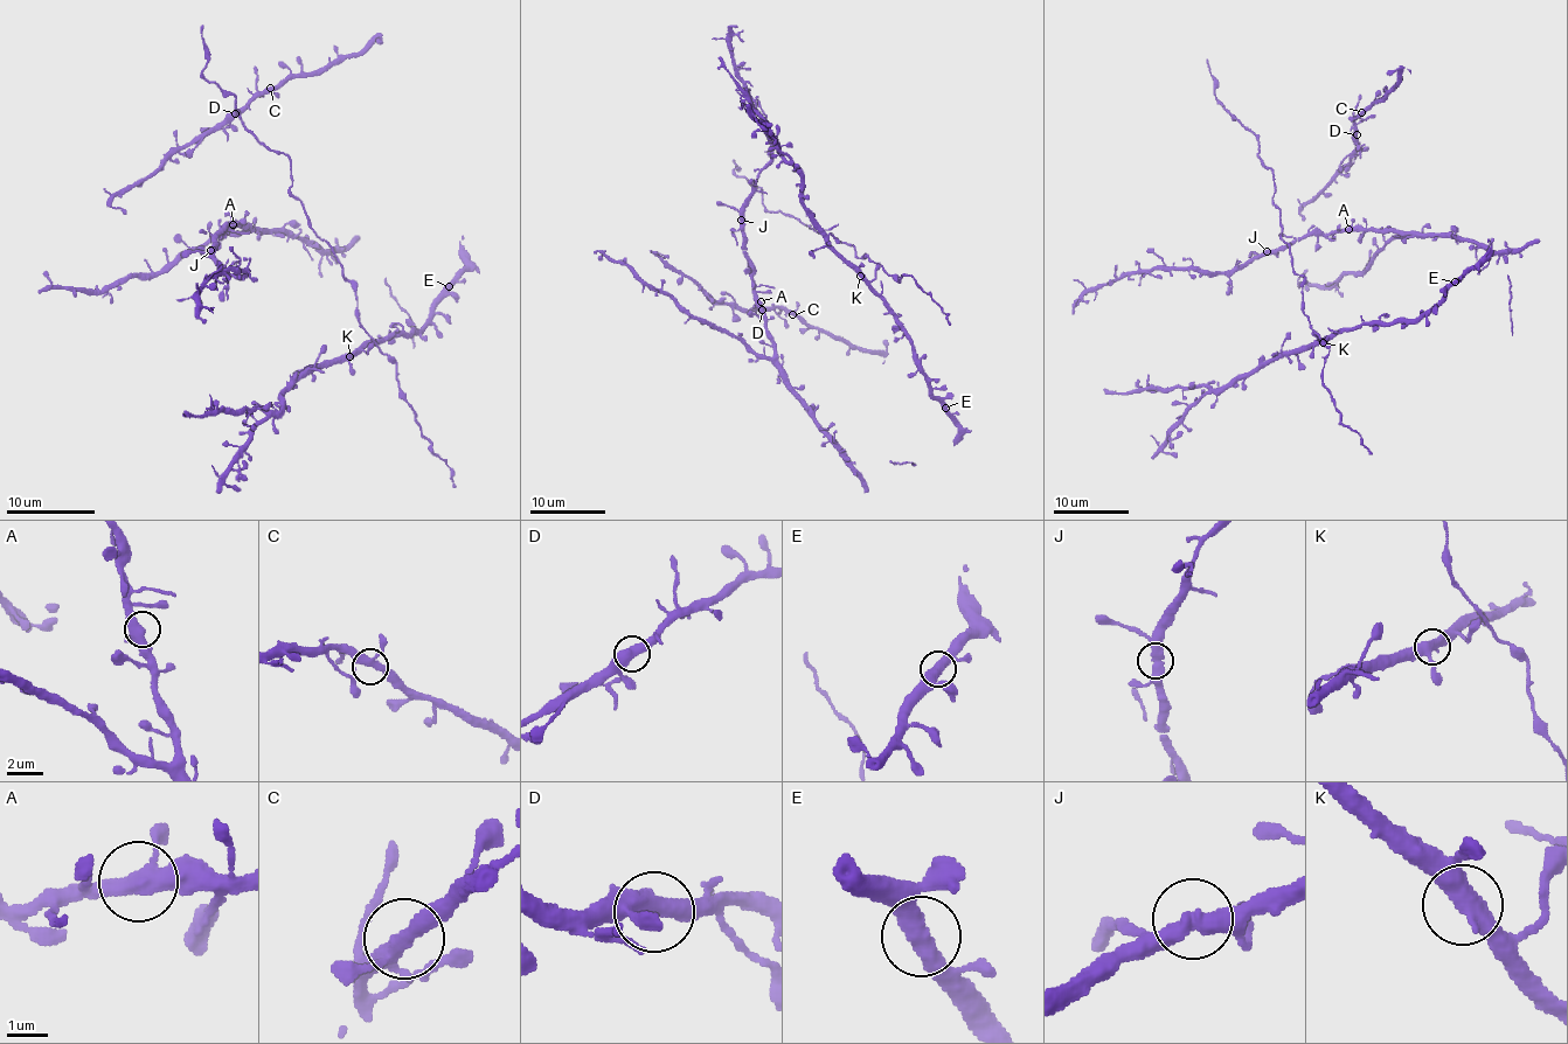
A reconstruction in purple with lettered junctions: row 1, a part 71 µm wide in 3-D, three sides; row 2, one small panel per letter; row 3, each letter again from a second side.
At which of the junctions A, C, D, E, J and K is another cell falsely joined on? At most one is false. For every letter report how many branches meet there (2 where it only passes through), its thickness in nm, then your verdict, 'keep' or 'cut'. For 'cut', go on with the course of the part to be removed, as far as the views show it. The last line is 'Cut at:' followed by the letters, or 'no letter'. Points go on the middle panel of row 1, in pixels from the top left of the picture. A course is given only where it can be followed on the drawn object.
A: 3 branches meet; 400 nm thick; keep
C: 3 branches meet; 360 nm thick; keep
D: 2 branches meet; 480 nm thick; keep
E: 2 branches meet; 480 nm thick; keep
J: 2 branches meet; 480 nm thick; keep
K: 2 branches meet; 500 nm thick; keep
Cut at: no letter

